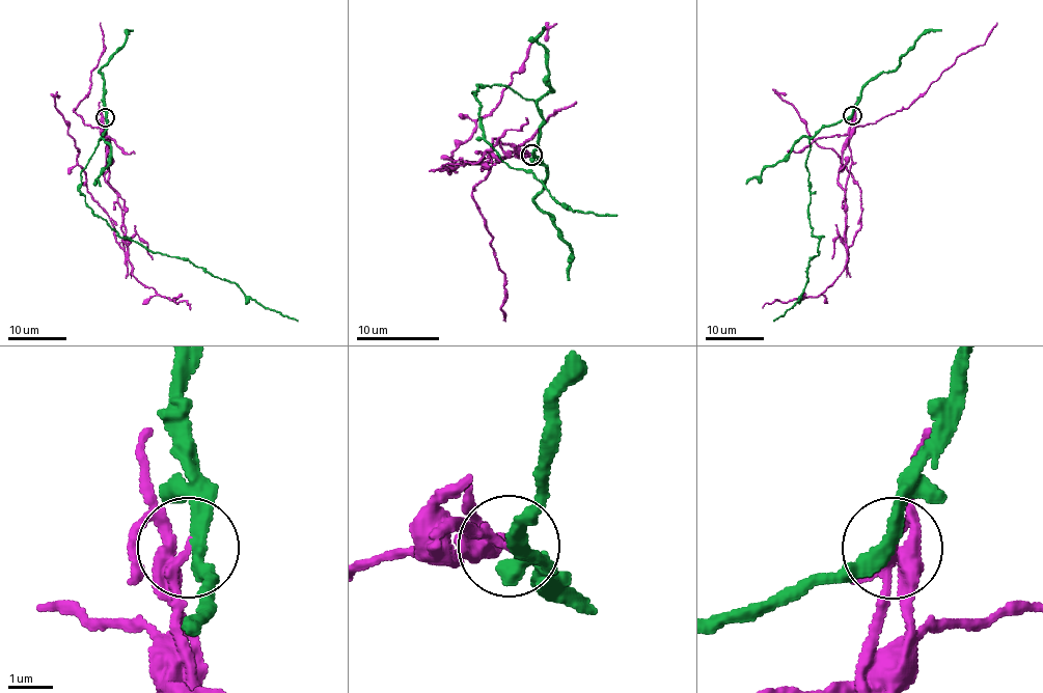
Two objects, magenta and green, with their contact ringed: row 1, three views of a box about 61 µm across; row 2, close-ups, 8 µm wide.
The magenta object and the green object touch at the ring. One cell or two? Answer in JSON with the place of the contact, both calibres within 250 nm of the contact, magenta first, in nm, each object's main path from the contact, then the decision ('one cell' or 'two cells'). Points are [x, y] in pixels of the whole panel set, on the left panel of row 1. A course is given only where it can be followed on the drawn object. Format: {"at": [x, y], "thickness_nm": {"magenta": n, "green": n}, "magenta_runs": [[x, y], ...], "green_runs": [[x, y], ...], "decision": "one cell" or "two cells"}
{"at": [105, 117], "thickness_nm": {"magenta": 260, "green": 280}, "magenta_runs": [[105, 116], [109, 185], [121, 210], [122, 247], [111, 218], [87, 187], [79, 149], [55, 107], [56, 91]], "green_runs": [[105, 116], [95, 153], [81, 174], [79, 192], [91, 211], [120, 238], [187, 258], [298, 322]], "decision": "two cells"}

